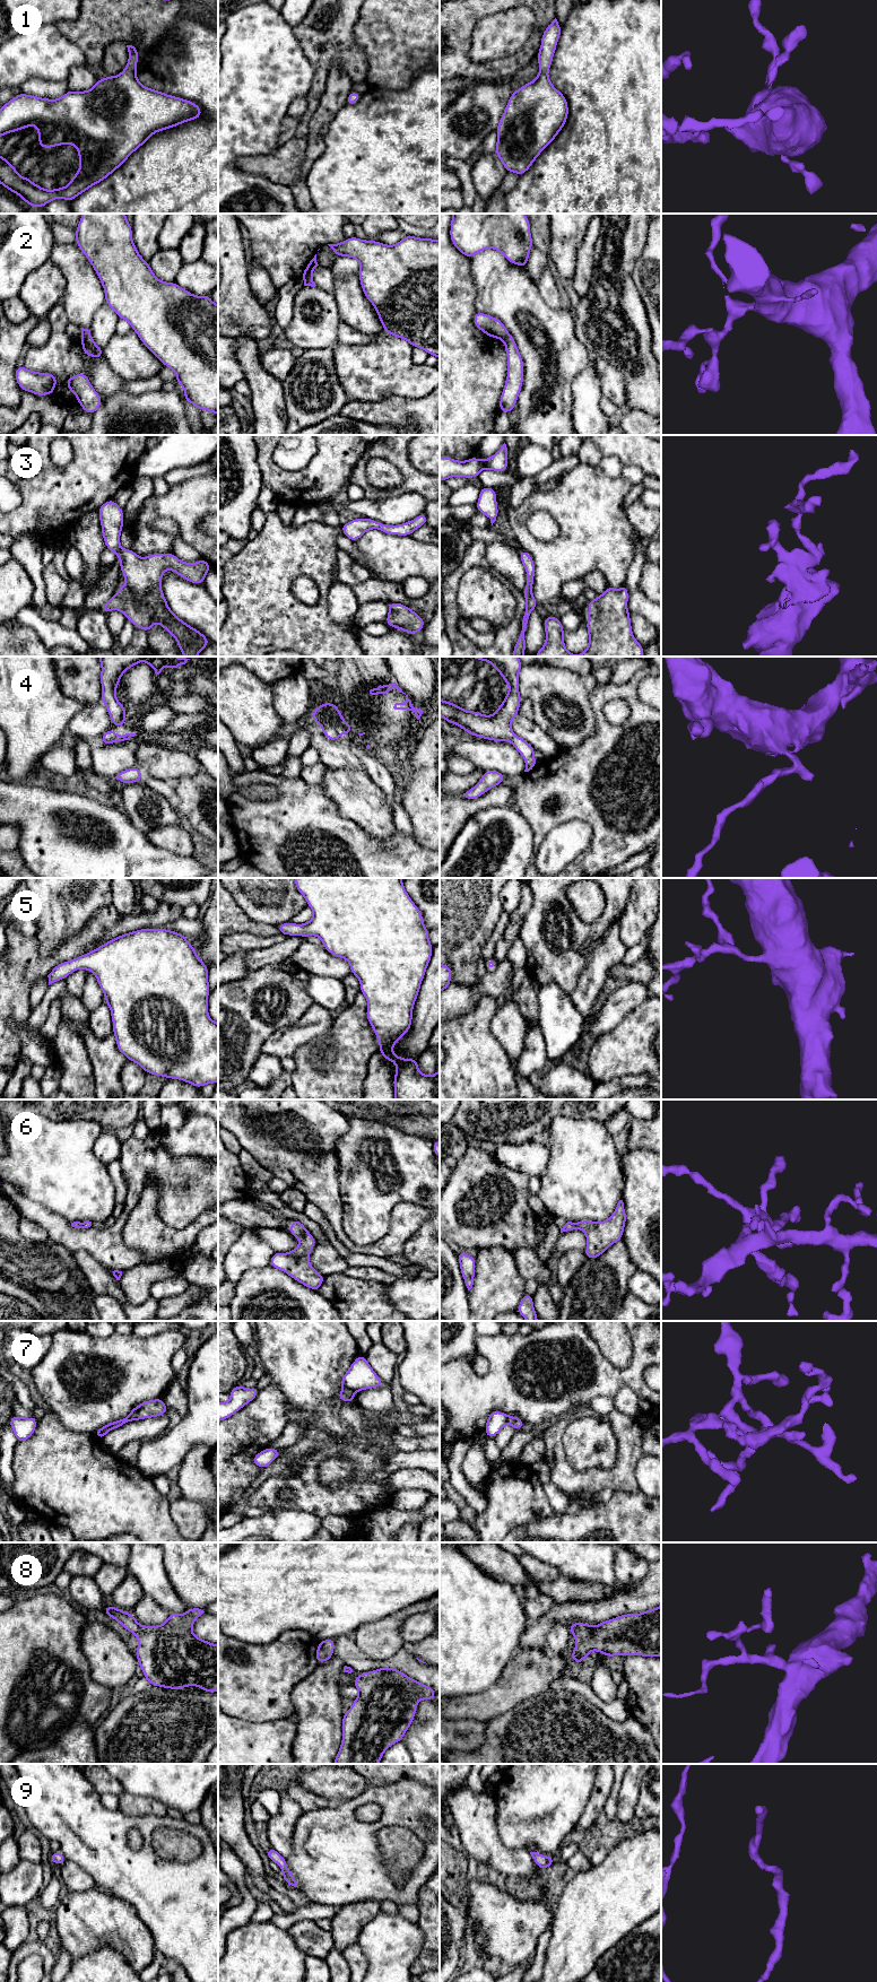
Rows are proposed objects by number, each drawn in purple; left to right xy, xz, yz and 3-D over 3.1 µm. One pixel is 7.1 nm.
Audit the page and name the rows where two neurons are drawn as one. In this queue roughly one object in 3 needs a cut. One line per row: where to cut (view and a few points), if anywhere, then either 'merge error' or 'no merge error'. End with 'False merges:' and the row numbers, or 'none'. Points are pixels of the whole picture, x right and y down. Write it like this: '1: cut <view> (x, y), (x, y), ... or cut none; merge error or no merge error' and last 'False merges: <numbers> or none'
1: cut none; no merge error
2: cut yz (508, 333), (502, 339); merge error
3: cut none; no merge error
4: cut none; no merge error
5: cut none; no merge error
6: cut none; no merge error
7: cut xz (345, 1388), (349, 1388), (354, 1392); merge error
8: cut none; no merge error
9: cut none; no merge error
False merges: 2, 7

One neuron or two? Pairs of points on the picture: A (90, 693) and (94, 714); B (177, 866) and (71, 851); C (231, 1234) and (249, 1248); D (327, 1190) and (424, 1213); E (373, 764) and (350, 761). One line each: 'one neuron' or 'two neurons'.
A: two neurons
B: one neuron
C: two neurons
D: one neuron
E: two neurons

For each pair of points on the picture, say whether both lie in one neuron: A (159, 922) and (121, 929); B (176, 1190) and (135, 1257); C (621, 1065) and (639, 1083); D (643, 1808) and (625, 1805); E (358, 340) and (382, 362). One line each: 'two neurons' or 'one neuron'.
A: one neuron
B: one neuron
C: two neurons
D: two neurons
E: two neurons

